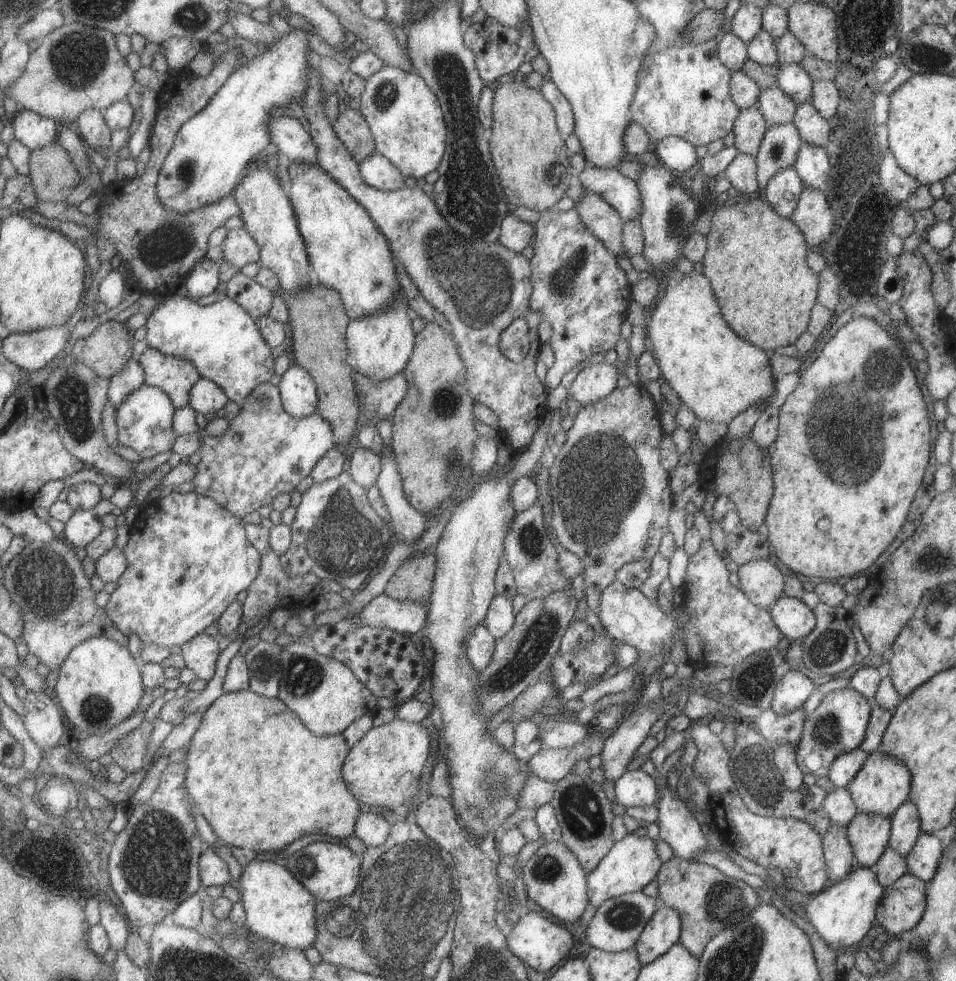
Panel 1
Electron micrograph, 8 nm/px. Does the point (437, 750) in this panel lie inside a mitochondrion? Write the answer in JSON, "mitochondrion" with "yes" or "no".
{"mitochondrion":"no"}

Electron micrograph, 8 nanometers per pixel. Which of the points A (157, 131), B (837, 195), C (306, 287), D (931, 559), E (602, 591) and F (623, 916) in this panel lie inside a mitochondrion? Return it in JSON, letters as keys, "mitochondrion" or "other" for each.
{"A":"other","B":"other","C":"other","D":"mitochondrion","E":"other","F":"mitochondrion"}

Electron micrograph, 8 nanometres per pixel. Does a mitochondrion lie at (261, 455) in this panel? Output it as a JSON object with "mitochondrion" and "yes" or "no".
{"mitochondrion":"yes"}

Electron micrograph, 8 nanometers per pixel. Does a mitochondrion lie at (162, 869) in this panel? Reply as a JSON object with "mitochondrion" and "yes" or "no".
{"mitochondrion":"yes"}

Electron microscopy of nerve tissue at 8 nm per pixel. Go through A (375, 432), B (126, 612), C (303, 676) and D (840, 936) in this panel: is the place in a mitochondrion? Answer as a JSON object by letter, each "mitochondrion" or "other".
{"A":"other","B":"other","C":"mitochondrion","D":"other"}

